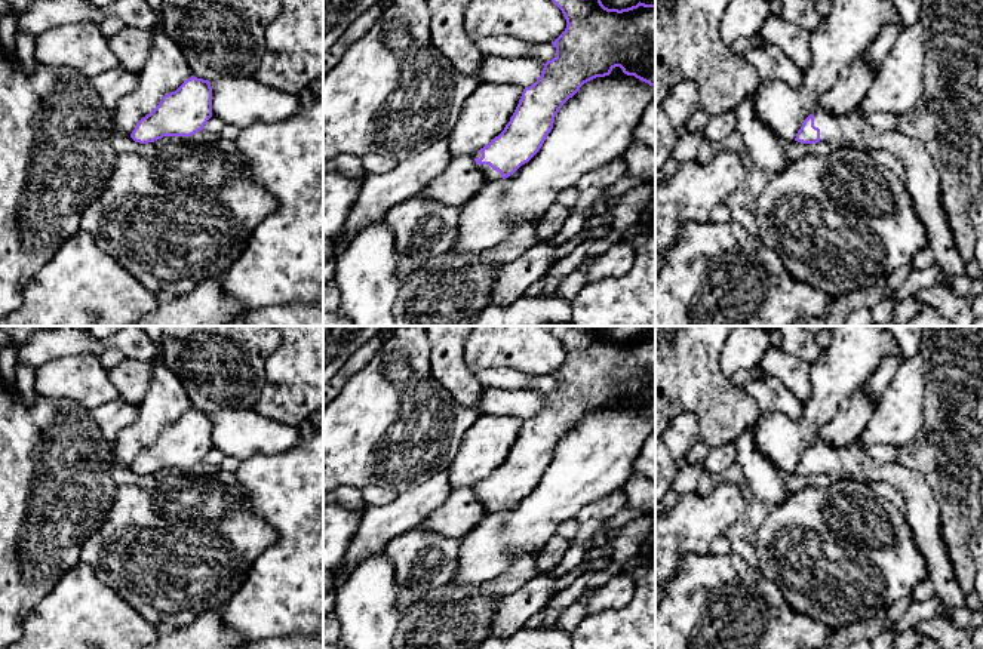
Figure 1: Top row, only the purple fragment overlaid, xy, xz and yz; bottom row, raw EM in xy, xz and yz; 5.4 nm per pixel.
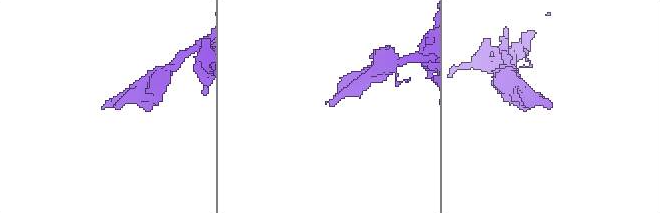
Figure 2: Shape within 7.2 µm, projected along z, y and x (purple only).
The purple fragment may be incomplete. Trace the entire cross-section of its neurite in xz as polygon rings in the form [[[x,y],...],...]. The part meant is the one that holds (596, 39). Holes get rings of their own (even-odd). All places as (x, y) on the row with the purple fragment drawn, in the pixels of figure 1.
[[[600,0],[552,1],[562,10],[568,25],[552,41],[556,56],[544,64],[538,80],[523,89],[504,130],[473,154],[486,184],[509,178],[540,151],[553,129],[556,114],[584,83],[609,76],[620,67],[624,74],[655,87],[655,4],[639,1],[636,6],[618,10],[605,7]]]

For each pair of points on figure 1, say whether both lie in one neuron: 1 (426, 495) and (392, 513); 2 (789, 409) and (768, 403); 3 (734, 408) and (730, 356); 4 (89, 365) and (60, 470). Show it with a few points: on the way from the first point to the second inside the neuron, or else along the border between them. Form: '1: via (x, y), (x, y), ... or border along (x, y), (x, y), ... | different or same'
1: via (417, 501), (401, 513) | same
2: via (785, 405), (773, 403) | same
3: border along (724, 344), (719, 353), (719, 369), (731, 380) | different
4: border along (45, 396), (73, 400), (89, 409) | different

